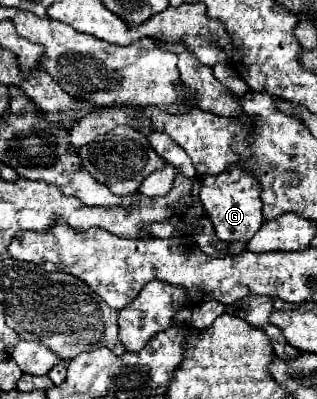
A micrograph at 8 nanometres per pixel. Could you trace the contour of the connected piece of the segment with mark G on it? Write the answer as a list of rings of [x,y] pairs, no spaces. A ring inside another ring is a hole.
[[[238,164],[228,168],[222,174],[216,176],[206,176],[202,178],[202,190],[200,190],[200,200],[206,208],[208,218],[214,224],[216,236],[226,242],[240,242],[240,240],[250,240],[260,224],[264,222],[262,216],[262,202],[260,202],[260,188],[256,186],[254,178],[248,176],[246,170],[242,170]]]

